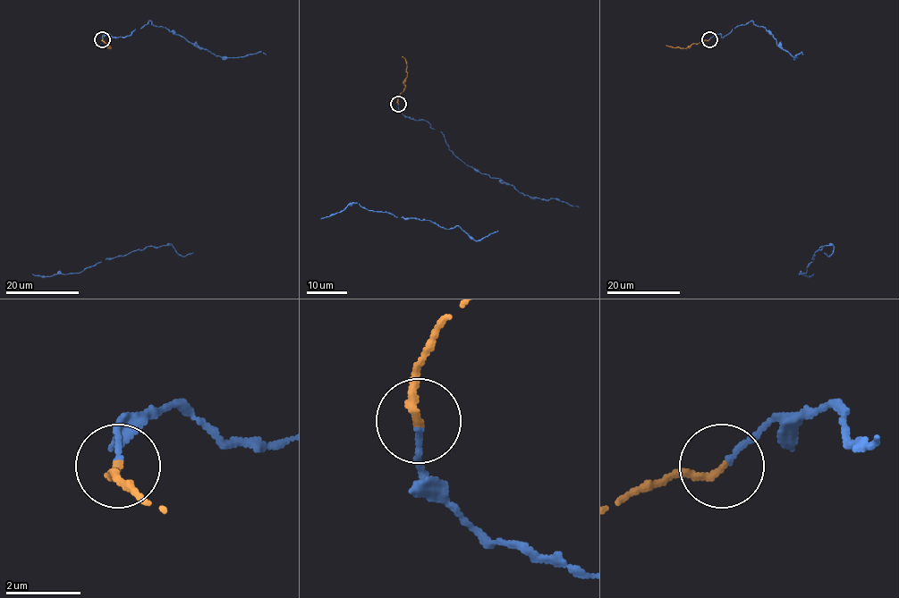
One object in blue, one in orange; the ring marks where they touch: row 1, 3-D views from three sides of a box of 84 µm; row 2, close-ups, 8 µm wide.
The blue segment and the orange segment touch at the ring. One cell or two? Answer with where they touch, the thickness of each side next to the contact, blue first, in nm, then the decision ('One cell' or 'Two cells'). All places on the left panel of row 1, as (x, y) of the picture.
Place: (102, 39). Thickness 140 nm (blue) against 220 nm. One cell

